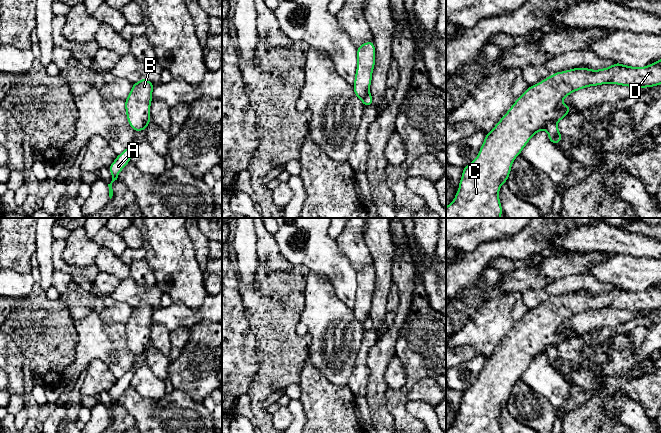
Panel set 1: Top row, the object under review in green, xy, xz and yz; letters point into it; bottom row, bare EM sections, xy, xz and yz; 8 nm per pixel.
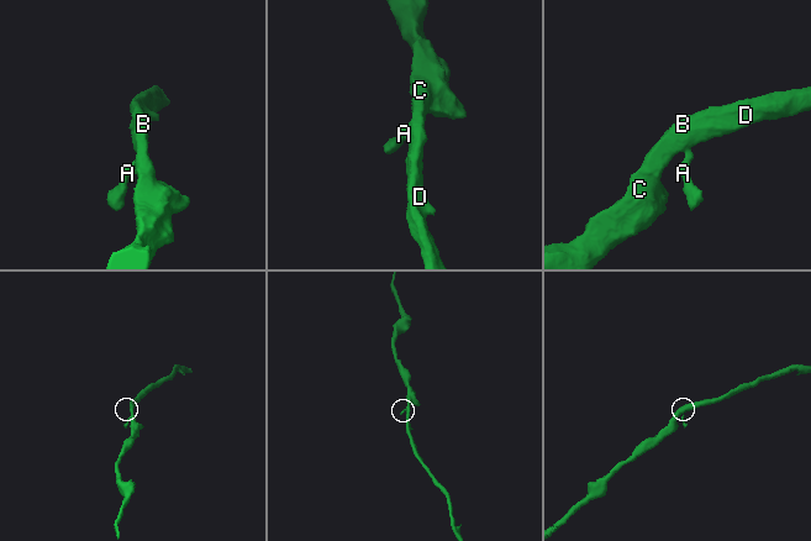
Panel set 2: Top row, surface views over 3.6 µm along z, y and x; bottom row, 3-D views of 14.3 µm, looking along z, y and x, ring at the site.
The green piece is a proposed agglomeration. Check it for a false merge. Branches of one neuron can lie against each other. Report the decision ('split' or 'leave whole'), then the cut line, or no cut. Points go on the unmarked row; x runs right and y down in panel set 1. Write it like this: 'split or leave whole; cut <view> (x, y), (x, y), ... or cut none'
split; cut yz (556, 346), (550, 345), (544, 352)

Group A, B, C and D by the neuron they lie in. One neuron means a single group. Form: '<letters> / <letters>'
A / B C D

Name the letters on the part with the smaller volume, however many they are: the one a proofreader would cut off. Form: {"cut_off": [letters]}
{"cut_off": ["A"]}

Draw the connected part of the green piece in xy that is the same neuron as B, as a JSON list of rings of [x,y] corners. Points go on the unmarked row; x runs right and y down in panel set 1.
[[[142,302],[133,308],[128,321],[125,323],[127,345],[135,356],[143,354],[145,347],[150,342],[154,310],[149,304]]]

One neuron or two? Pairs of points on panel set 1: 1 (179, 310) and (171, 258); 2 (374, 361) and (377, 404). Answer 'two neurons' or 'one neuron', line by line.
1: two neurons
2: one neuron

